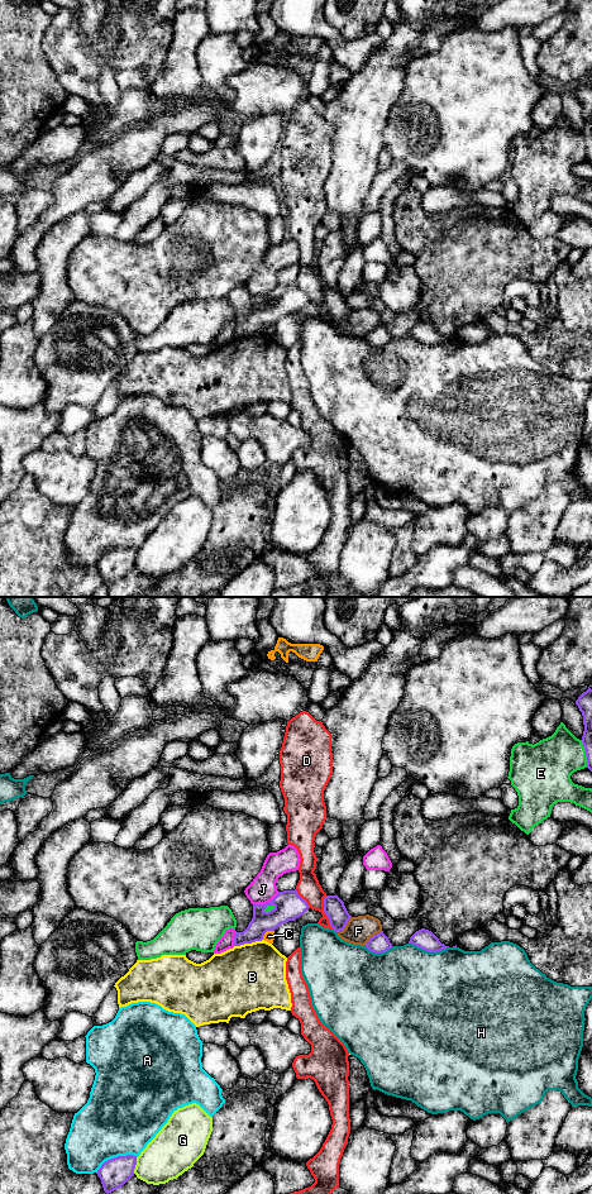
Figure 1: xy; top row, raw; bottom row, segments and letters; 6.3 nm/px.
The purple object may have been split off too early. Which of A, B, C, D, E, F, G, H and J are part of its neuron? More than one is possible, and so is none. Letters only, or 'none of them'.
none of them

